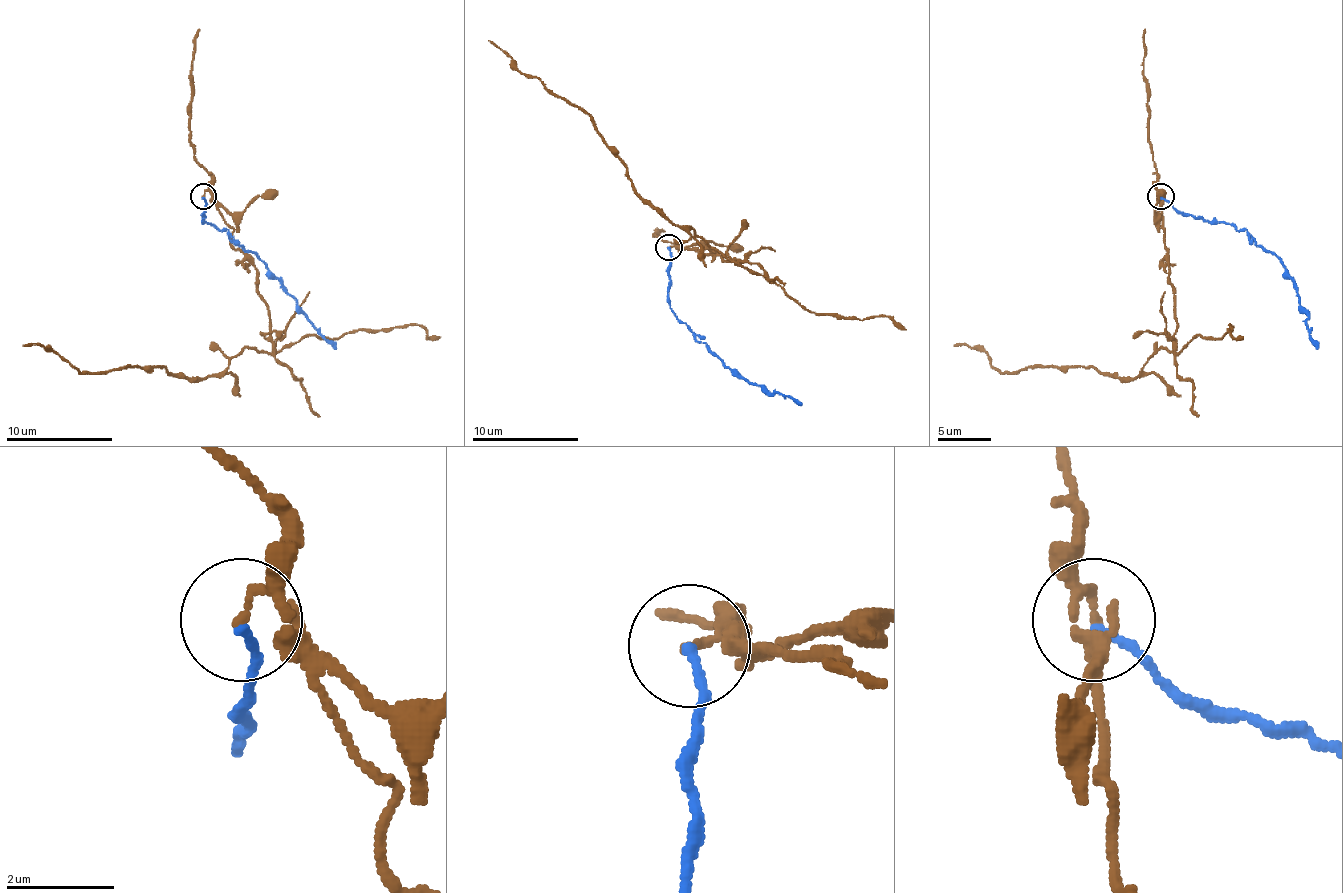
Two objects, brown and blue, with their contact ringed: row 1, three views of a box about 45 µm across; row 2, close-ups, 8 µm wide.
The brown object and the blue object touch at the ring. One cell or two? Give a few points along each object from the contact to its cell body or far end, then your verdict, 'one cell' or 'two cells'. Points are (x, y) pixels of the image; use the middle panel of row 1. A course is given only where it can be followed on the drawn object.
brown via (669, 248), (677, 242), (735, 264), (685, 226), (664, 219), (629, 179), (624, 160), (595, 123), (489, 41) | blue via (669, 248), (669, 309), (746, 380), (762, 386), (770, 394), (783, 394), (802, 404) | two cells

